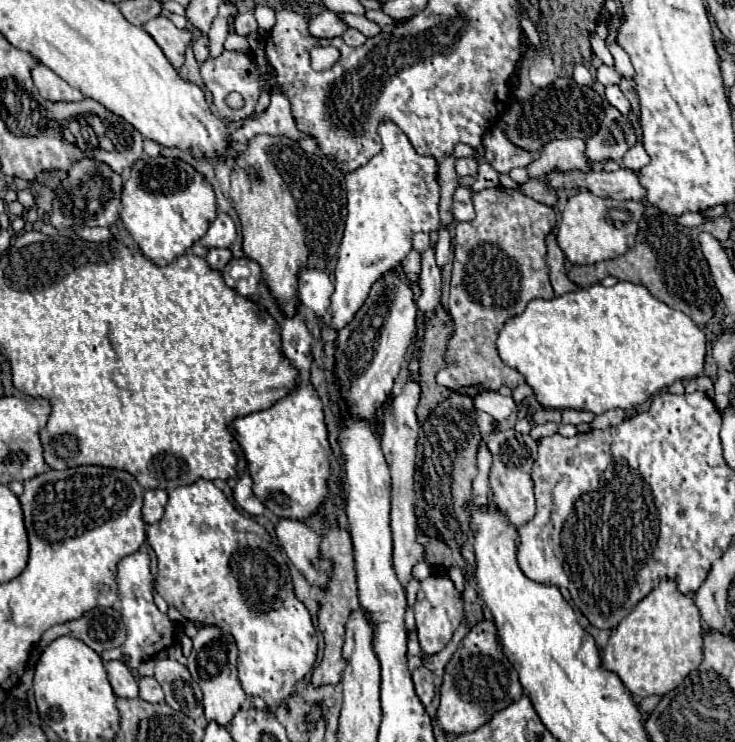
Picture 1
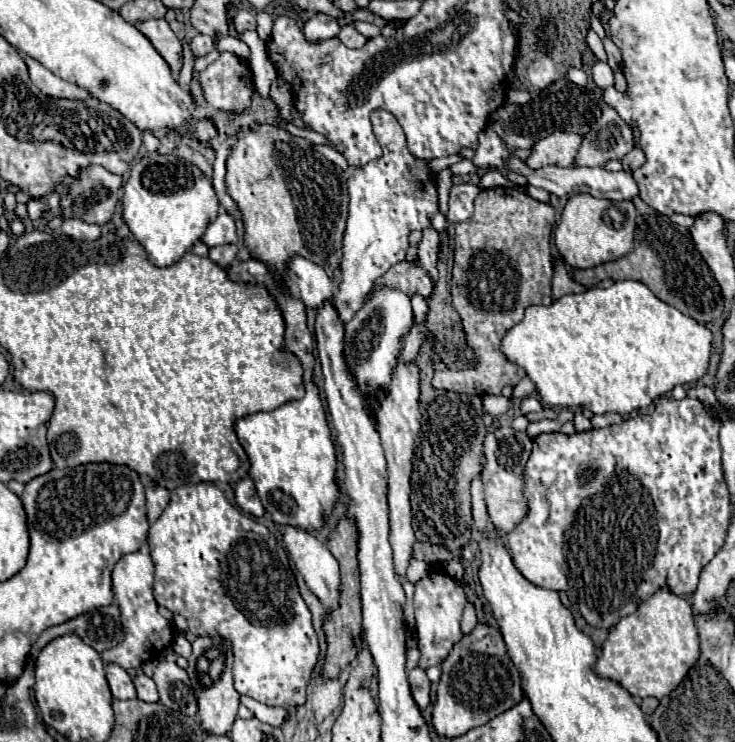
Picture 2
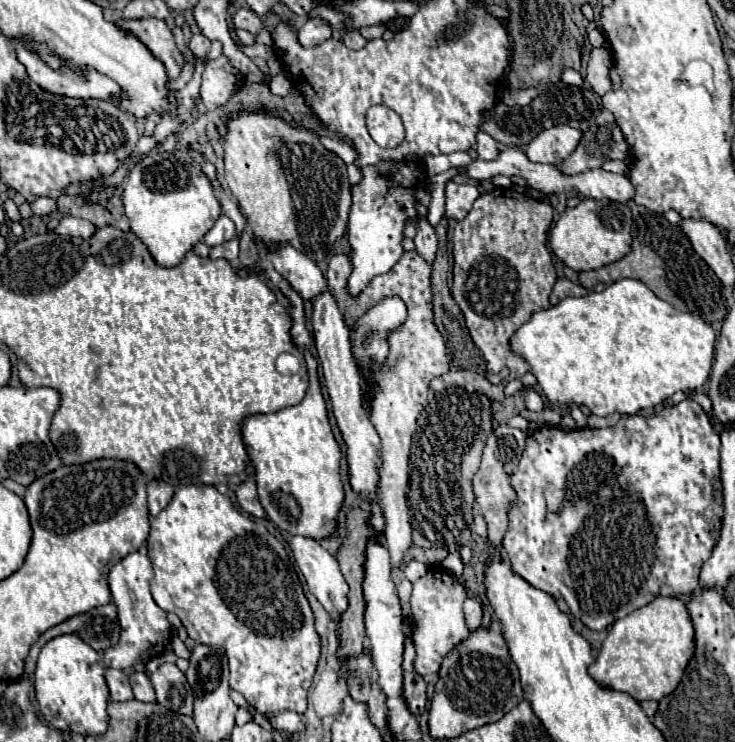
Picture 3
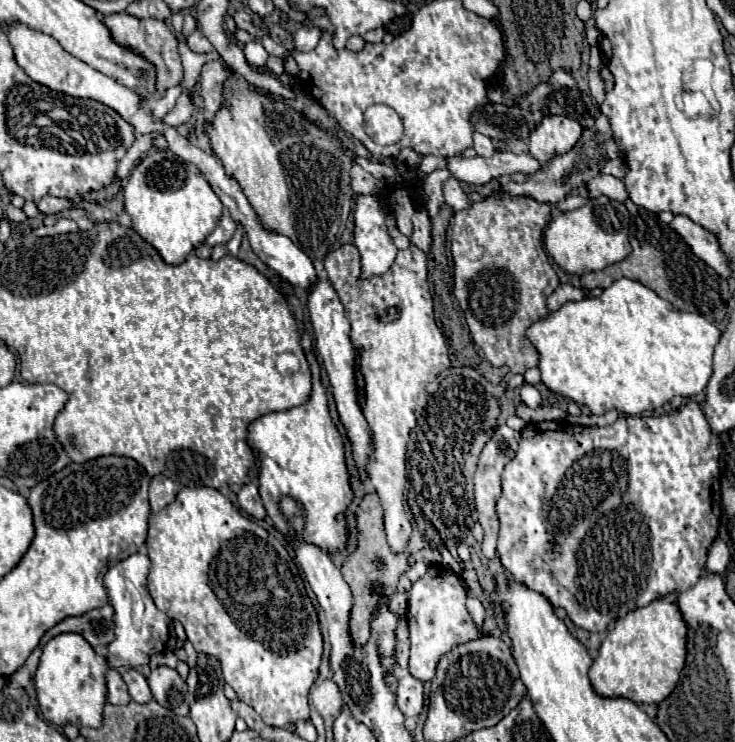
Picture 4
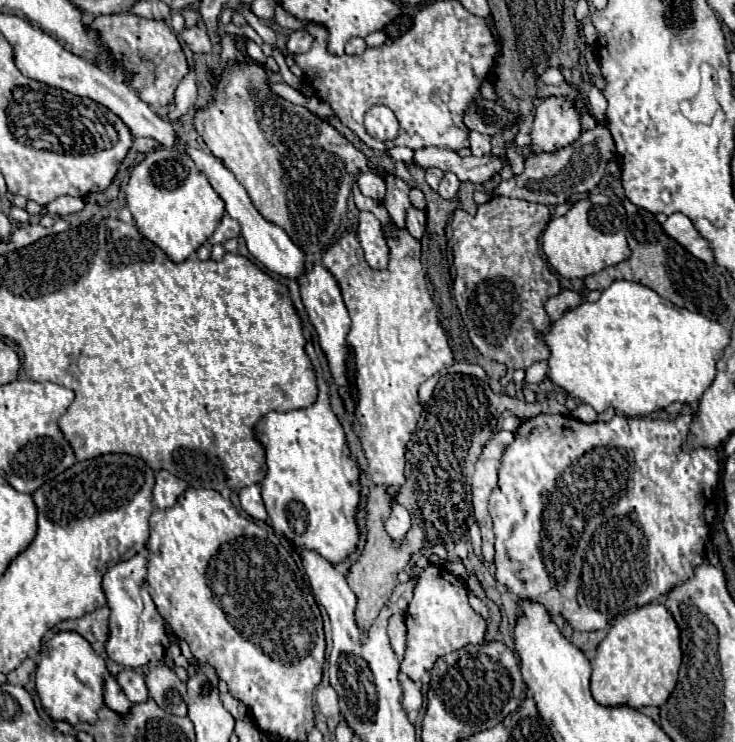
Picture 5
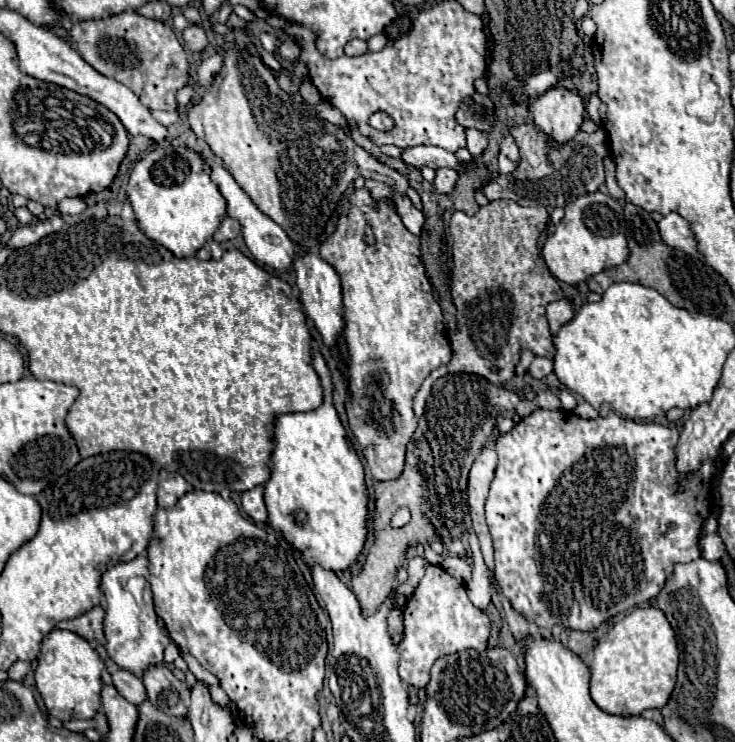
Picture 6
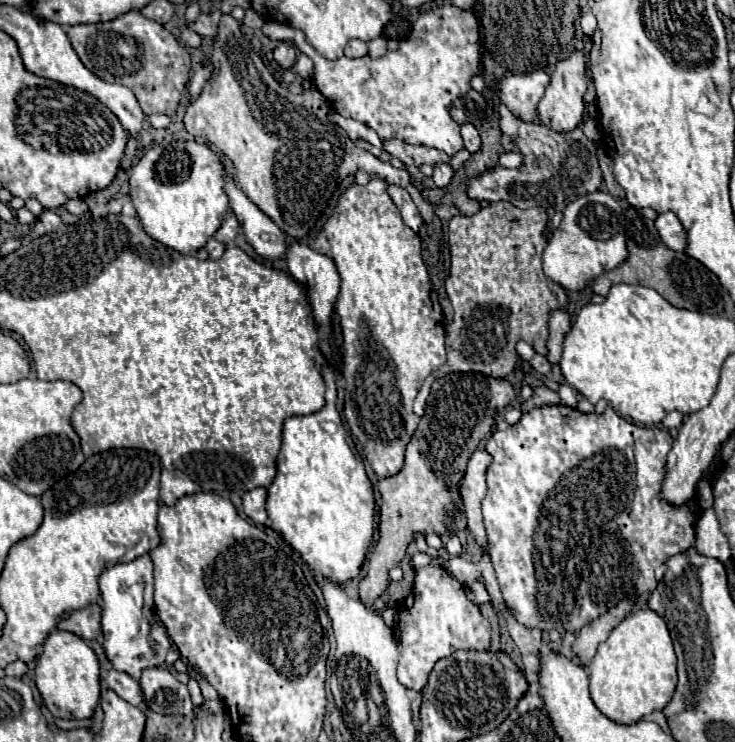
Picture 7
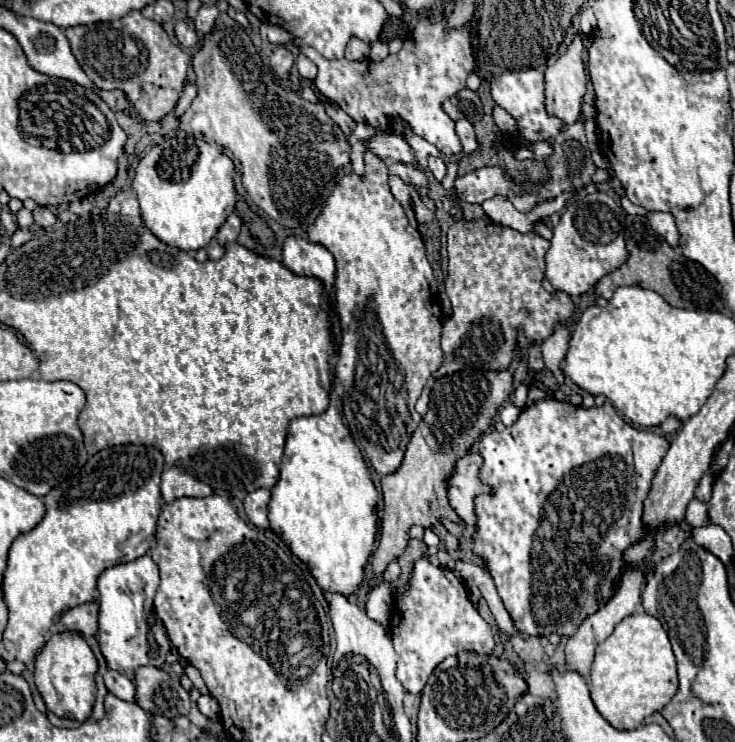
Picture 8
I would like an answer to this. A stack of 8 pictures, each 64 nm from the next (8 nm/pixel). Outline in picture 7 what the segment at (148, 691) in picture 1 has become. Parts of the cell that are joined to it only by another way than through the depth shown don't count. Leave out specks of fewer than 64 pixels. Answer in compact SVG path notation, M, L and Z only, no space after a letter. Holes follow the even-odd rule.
M110 670L108 676L106 676L106 682L108 682L108 686L110 686L120 698L124 698L126 702L130 702L130 704L134 704L134 706L140 706L140 704L144 702L140 682L134 680L132 676L128 676L126 672Z

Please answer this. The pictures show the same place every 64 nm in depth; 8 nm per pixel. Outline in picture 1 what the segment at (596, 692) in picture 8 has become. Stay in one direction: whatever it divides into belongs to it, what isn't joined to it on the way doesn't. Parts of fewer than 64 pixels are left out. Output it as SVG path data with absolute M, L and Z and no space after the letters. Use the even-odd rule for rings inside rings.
M662 580L634 610L612 630L602 650L604 668L616 672L636 696L664 696L702 662L702 618L694 600L682 594L674 580Z

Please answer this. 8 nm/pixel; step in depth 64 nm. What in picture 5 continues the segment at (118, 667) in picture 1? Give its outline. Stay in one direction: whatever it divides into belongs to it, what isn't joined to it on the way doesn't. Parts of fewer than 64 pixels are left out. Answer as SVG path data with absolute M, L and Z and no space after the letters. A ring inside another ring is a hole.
M112 674L106 678L106 684L104 684L104 702L106 702L108 708L112 708L112 710L116 710L120 714L128 712L128 708L132 706L132 702L122 692L116 676L112 676Z

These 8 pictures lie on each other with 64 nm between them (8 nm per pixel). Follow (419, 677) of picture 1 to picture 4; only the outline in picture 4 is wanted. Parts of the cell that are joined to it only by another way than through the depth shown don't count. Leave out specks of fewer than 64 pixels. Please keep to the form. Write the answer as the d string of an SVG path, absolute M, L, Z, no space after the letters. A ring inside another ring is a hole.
M404 668L396 670L396 678L398 678L398 688L396 688L398 708L402 710L404 716L418 716L424 708L424 686L422 686L422 682L418 678L414 678Z

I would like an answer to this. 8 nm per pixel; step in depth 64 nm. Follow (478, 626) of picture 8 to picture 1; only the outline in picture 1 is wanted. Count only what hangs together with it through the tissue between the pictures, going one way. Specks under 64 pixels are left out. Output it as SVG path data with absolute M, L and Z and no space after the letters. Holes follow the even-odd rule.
M430 576L422 580L422 588L416 596L414 602L414 618L416 618L416 632L420 646L426 654L436 654L440 652L452 638L454 630L462 622L464 610L462 610L462 600L456 598L456 590L450 578L446 576Z

